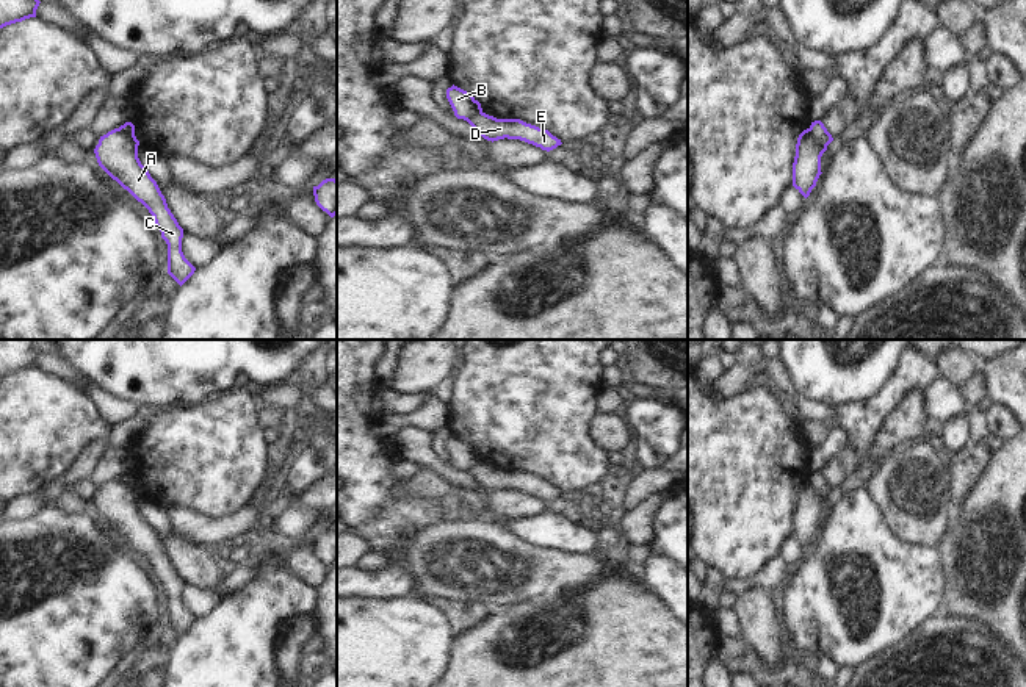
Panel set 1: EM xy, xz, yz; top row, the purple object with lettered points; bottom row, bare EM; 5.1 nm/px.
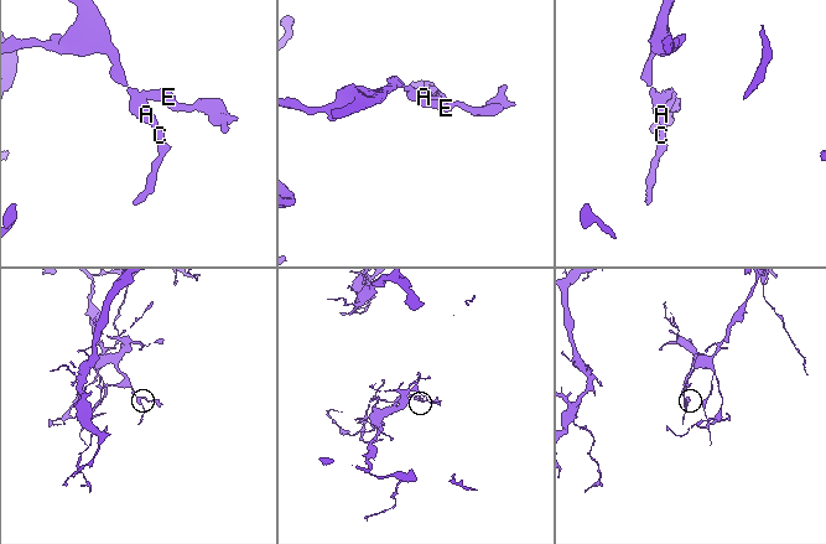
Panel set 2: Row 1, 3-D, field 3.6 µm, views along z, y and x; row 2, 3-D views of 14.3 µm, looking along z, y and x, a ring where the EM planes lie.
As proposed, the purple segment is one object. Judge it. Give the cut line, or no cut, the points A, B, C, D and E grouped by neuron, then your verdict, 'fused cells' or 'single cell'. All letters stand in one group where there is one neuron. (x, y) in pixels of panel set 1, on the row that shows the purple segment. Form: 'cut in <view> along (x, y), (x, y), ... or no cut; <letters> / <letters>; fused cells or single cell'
cut in yz along (807, 129), (826, 149); A B C / D E; fused cells

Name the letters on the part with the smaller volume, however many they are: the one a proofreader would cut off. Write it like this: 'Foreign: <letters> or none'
Foreign: D, E

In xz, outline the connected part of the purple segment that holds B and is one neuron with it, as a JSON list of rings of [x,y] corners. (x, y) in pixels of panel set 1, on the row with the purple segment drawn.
[[[451,86],[446,89],[446,99],[457,119],[468,120],[478,113],[482,113],[481,103],[467,91]]]

